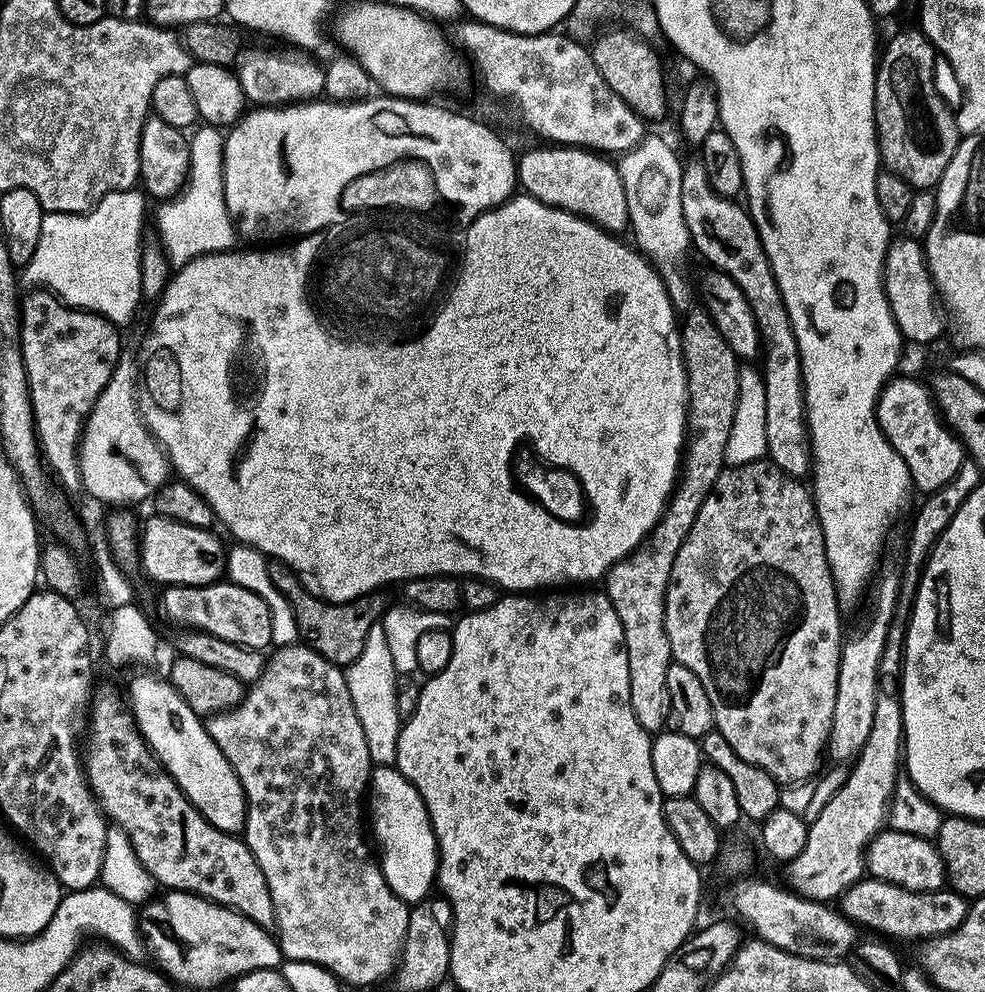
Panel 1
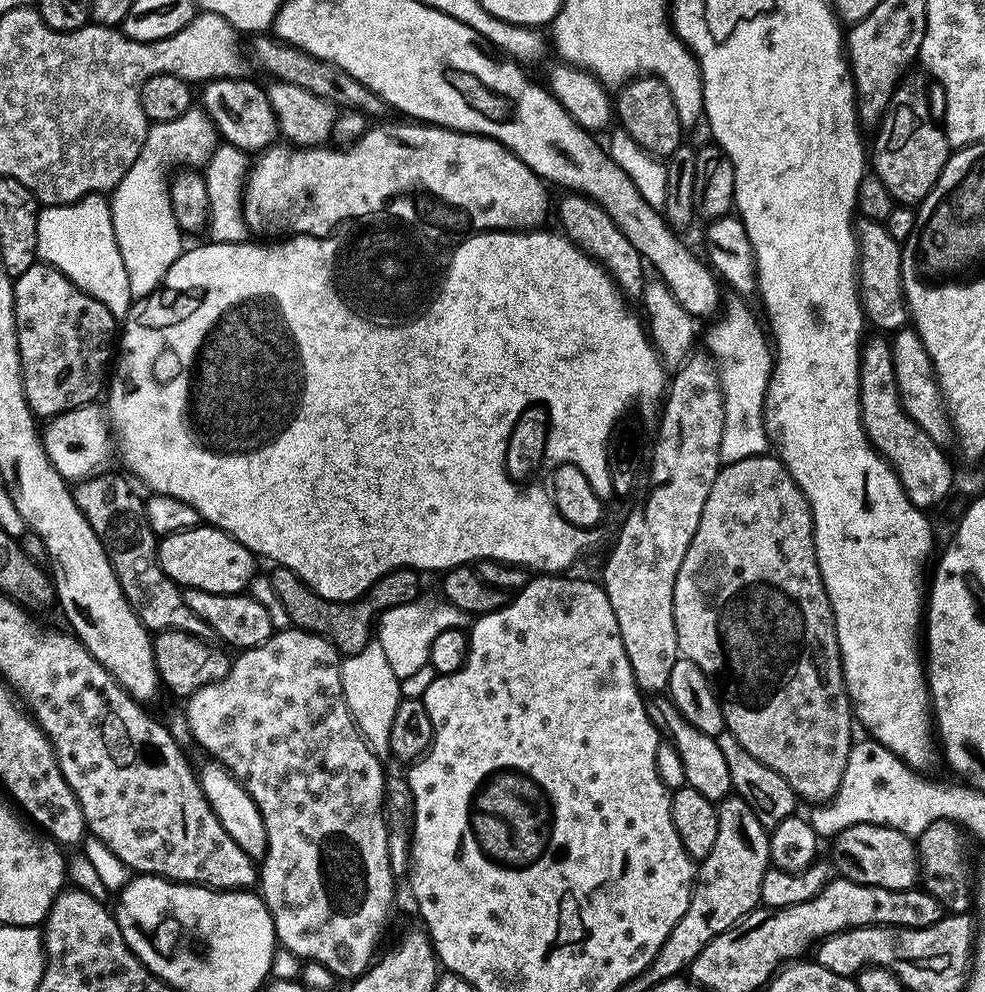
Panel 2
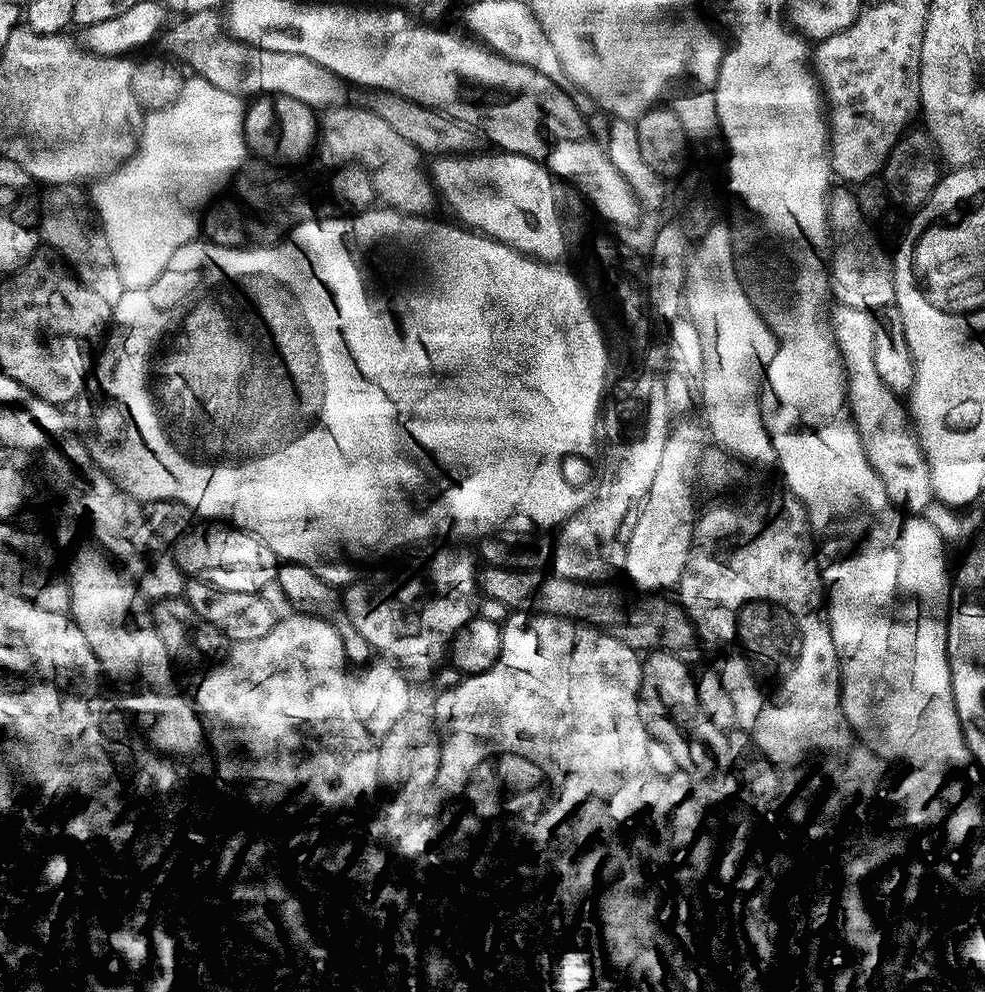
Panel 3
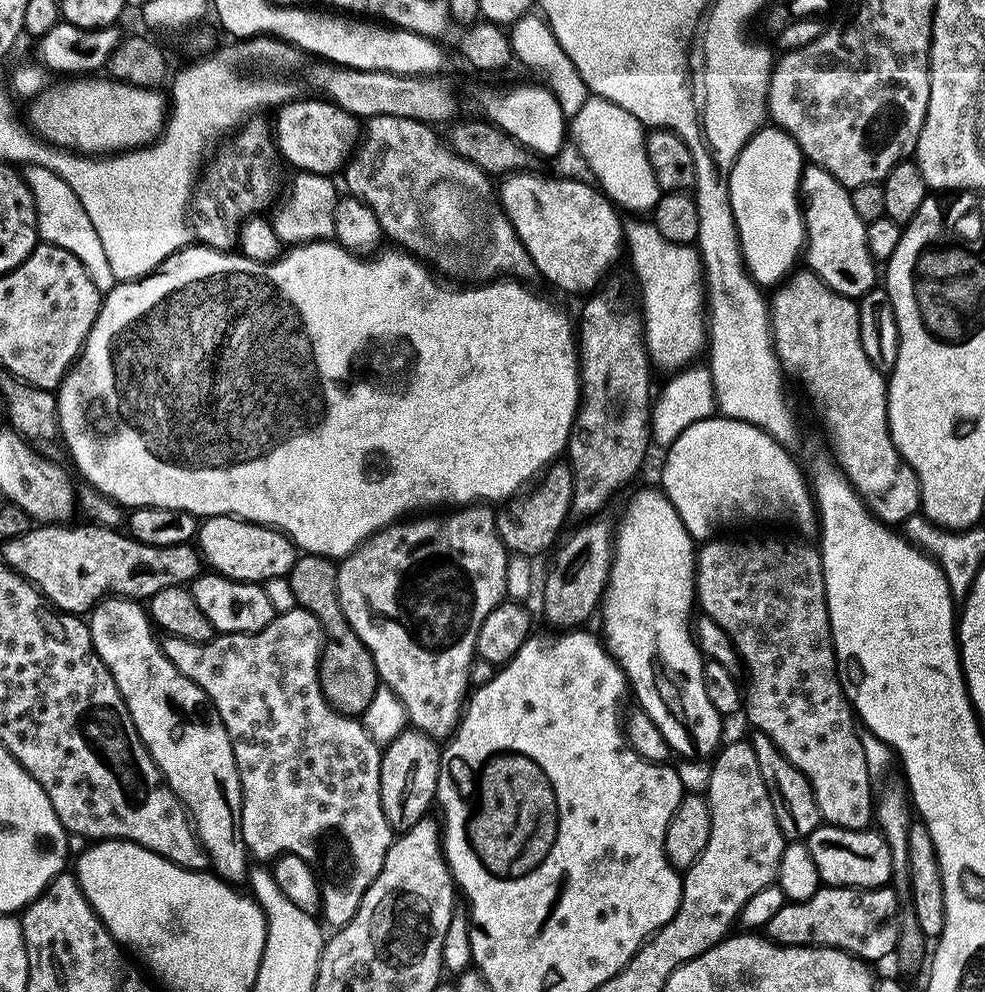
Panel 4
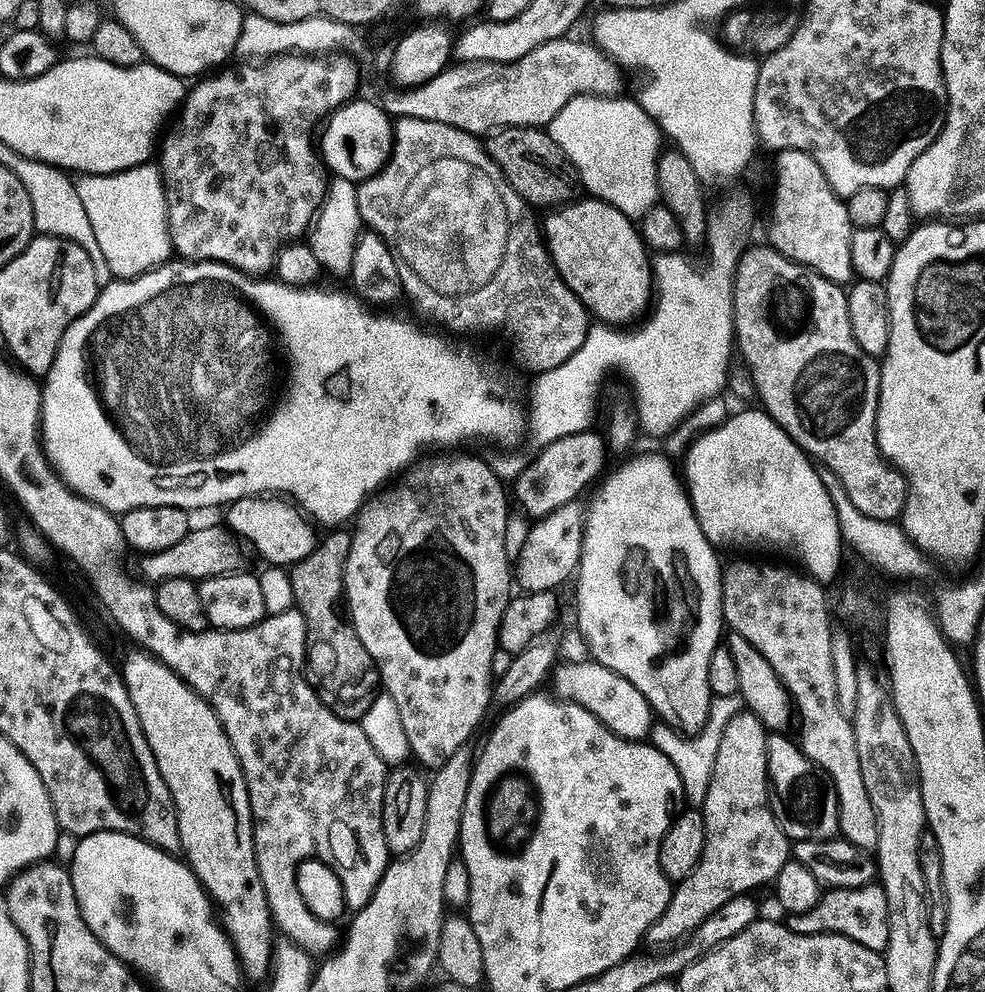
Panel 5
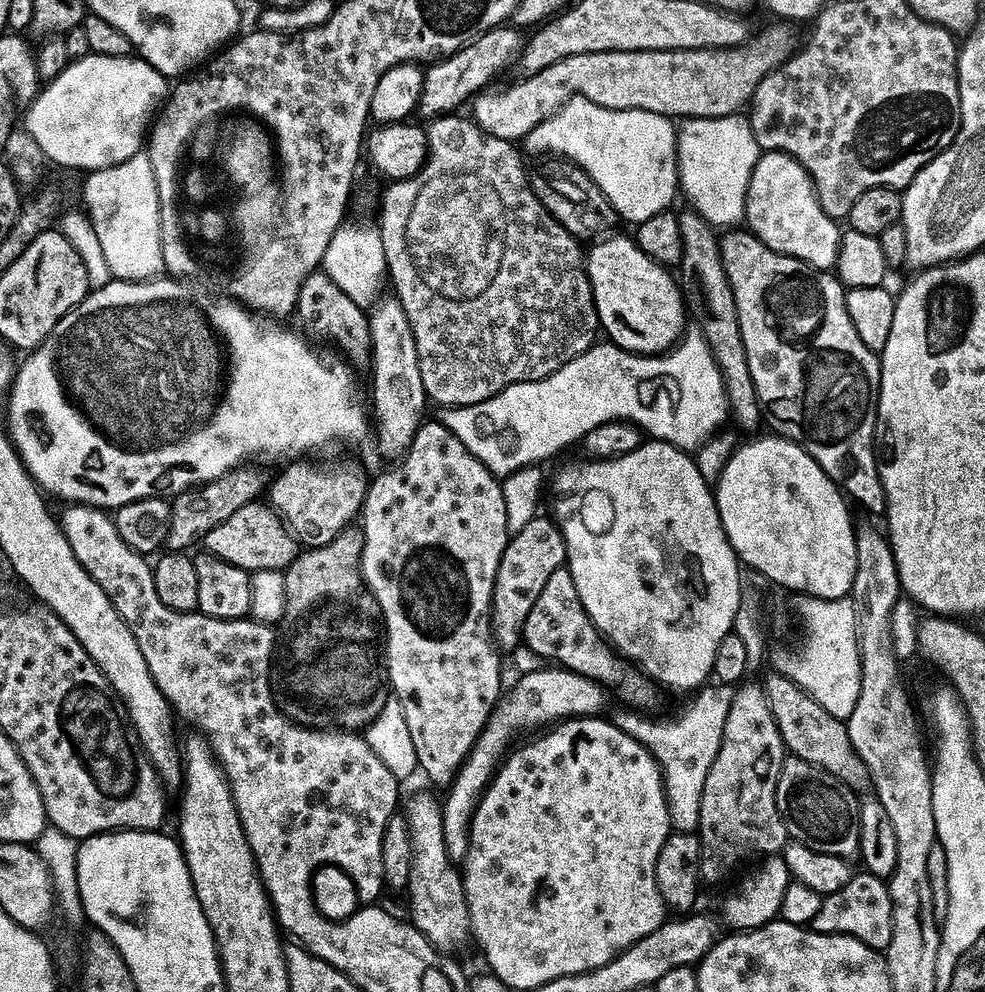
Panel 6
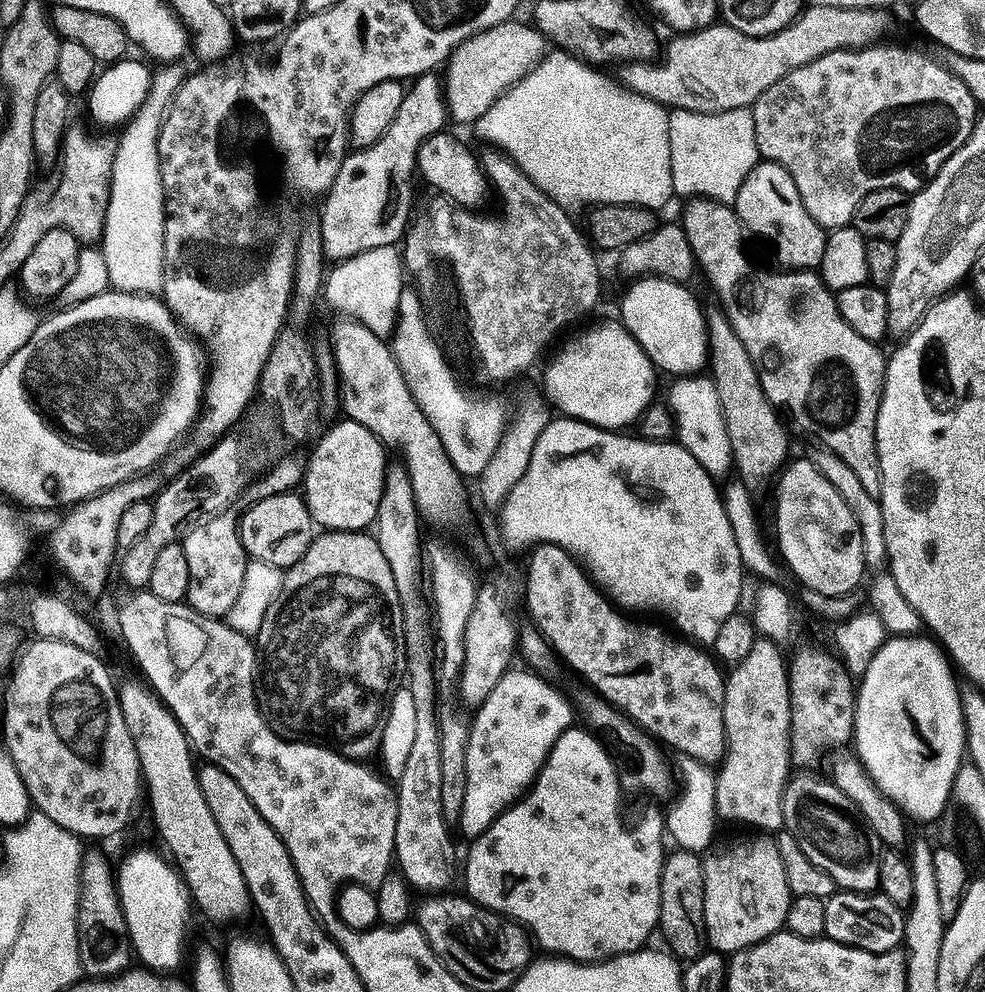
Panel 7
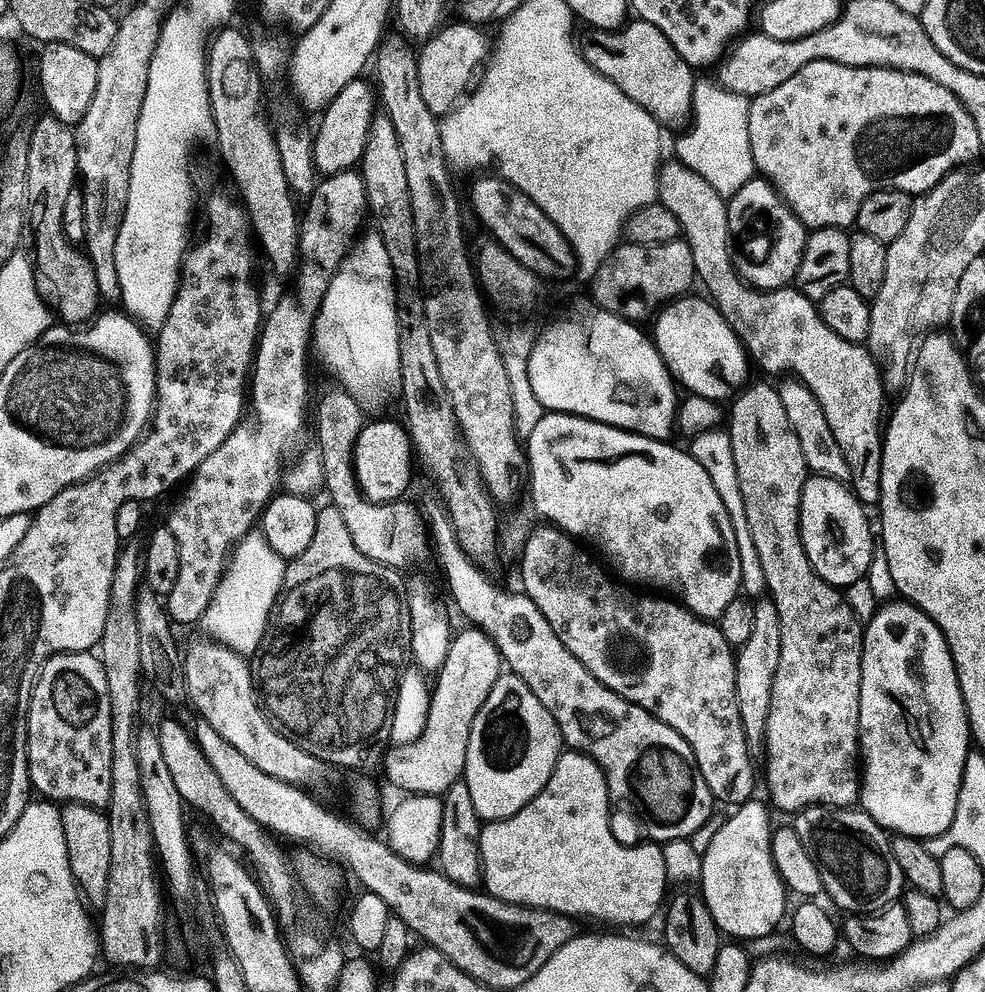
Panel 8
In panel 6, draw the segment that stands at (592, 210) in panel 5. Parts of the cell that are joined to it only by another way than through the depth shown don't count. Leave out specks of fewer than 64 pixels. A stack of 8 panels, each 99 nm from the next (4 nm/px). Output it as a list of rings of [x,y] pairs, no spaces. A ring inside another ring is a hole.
[[[614,234],[597,241],[586,256],[585,271],[595,296],[595,306],[603,335],[610,340],[614,336],[672,336],[672,328],[684,332],[687,304],[684,302],[679,281],[669,269],[662,267],[644,254],[637,246],[635,239],[629,235],[628,237],[620,235]]]

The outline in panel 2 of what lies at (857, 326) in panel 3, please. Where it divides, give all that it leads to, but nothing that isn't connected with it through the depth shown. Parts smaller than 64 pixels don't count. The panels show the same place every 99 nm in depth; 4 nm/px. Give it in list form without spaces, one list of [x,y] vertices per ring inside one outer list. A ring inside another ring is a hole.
[[[876,334],[876,337],[869,339],[862,349],[860,358],[860,413],[864,419],[864,429],[868,435],[868,440],[873,448],[891,464],[896,476],[902,482],[906,490],[906,498],[914,502],[914,506],[921,512],[931,513],[931,508],[936,508],[952,492],[952,487],[956,484],[956,472],[952,469],[952,464],[948,461],[948,456],[943,447],[918,426],[906,414],[906,410],[900,401],[900,391],[896,385],[896,375],[894,374],[894,358],[892,357],[892,345],[883,335]]]

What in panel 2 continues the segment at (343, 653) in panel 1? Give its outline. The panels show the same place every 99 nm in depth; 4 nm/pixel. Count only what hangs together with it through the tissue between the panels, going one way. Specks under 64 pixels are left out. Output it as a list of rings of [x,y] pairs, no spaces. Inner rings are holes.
[[[273,567],[270,579],[274,586],[274,594],[278,594],[278,602],[286,606],[286,614],[293,629],[309,632],[330,641],[336,647],[341,657],[357,656],[366,650],[366,646],[373,643],[374,625],[378,617],[389,608],[402,606],[415,601],[420,595],[421,573],[414,568],[400,568],[391,572],[386,578],[379,580],[371,588],[363,600],[354,604],[339,604],[322,598],[313,588],[308,587],[289,568]]]

